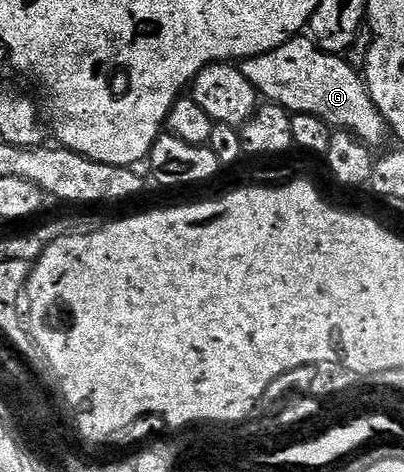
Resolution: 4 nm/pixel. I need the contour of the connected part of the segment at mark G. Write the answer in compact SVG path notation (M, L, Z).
M312 38L287 41L279 45L279 49L271 49L271 53L244 60L240 69L258 96L285 107L290 113L314 115L330 127L350 131L370 145L383 142L387 136L385 119L375 101L371 101L362 72L352 67L348 58L322 51Z

